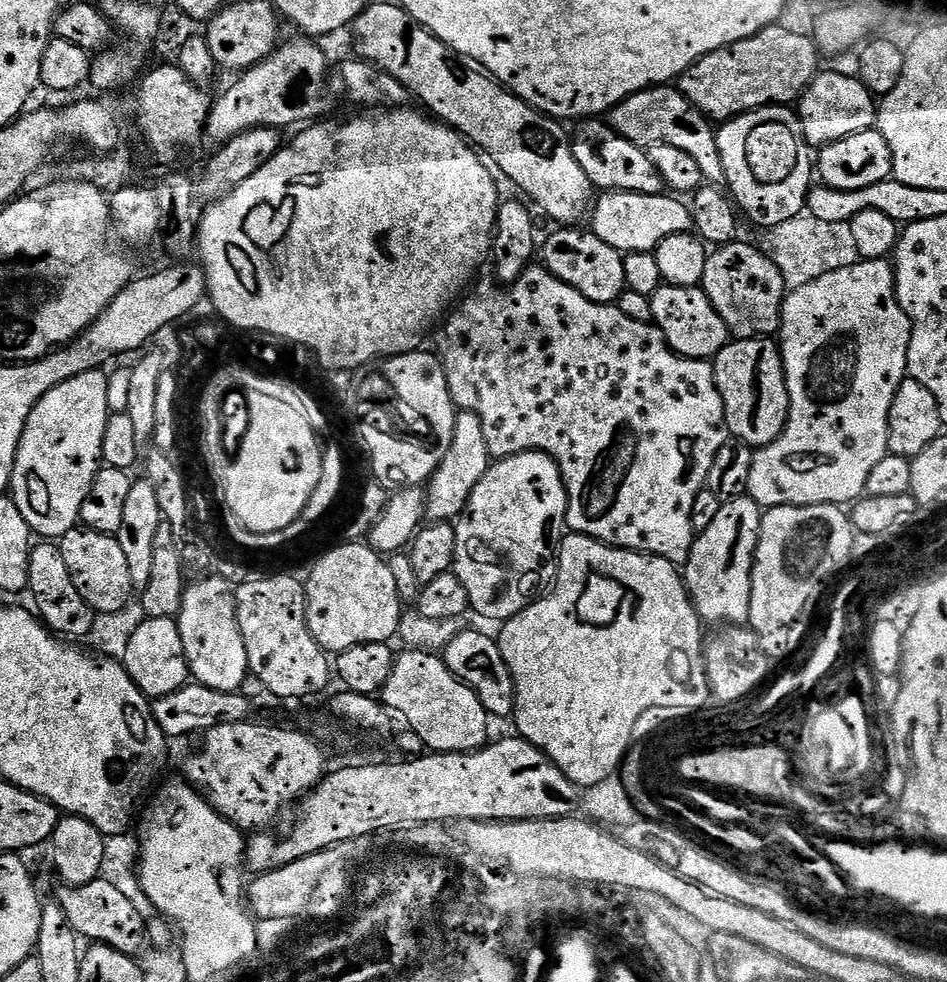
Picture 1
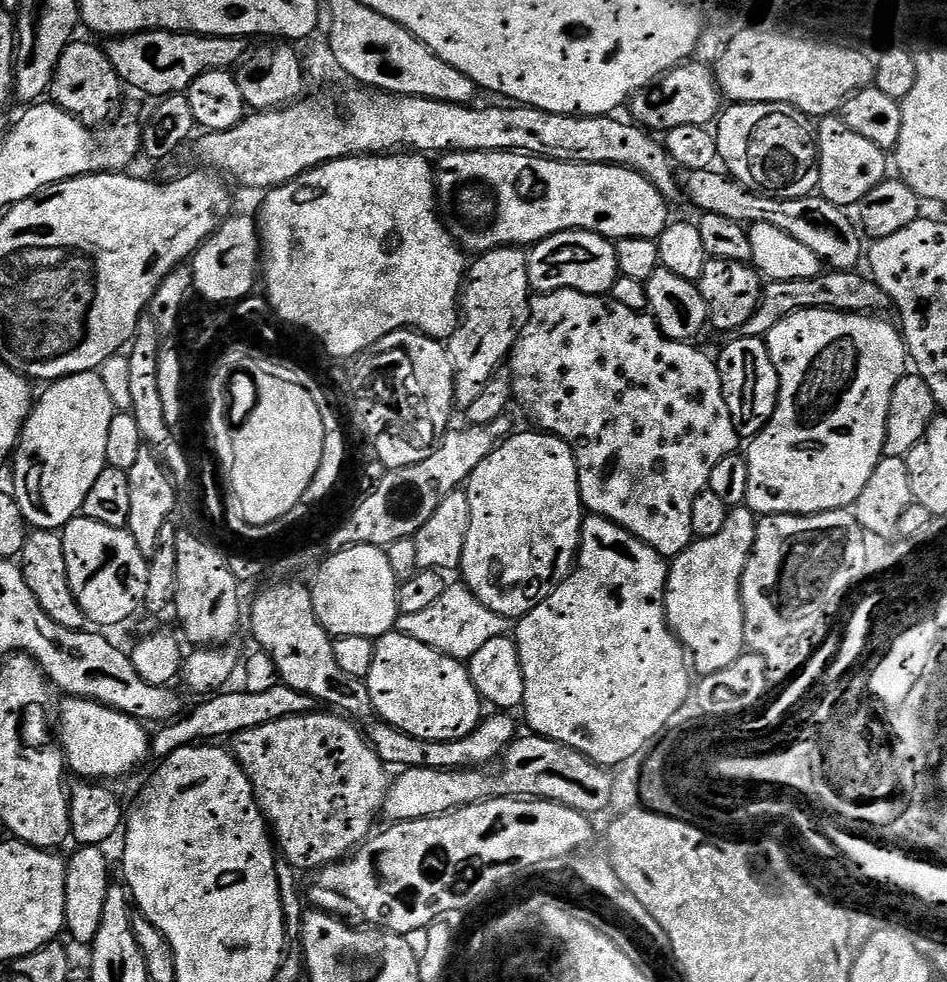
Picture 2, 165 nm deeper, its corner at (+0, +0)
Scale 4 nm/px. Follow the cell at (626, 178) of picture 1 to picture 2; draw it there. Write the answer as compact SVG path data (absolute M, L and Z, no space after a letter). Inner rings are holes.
M698 170L687 173L688 200L694 207L700 208L701 213L722 214L722 218L730 218L745 226L753 224L778 226L778 230L790 234L790 238L795 238L797 242L802 242L802 246L814 250L814 254L818 254L818 258L824 261L829 269L837 272L851 272L859 265L856 264L859 260L861 263L862 236L853 217L851 220L845 209L834 206L819 194L789 200L772 200L768 196L759 196L757 192L750 191L723 171L720 171L721 173L716 171Z

